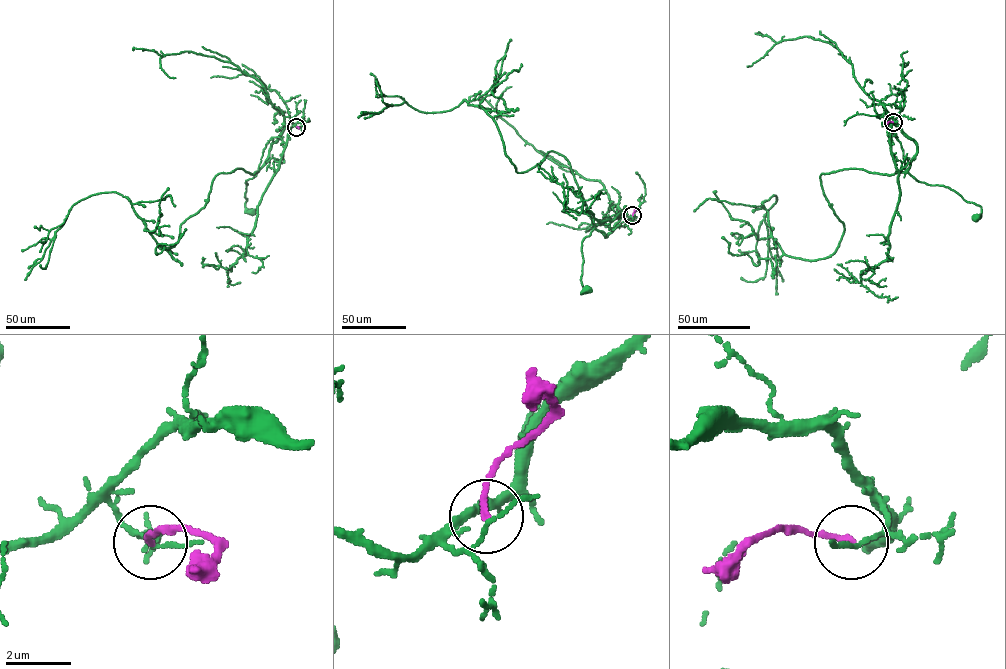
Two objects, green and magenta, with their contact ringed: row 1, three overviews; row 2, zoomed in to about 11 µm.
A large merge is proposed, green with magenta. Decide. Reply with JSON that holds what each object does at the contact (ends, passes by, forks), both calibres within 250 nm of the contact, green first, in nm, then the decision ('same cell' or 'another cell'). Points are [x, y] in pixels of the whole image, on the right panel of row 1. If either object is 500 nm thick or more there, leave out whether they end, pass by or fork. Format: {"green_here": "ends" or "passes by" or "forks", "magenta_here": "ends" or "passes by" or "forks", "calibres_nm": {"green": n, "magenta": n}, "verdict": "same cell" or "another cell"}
{"green_here": "passes by", "magenta_here": "ends", "calibres_nm": {"green": 100, "magenta": 180}, "verdict": "another cell"}

